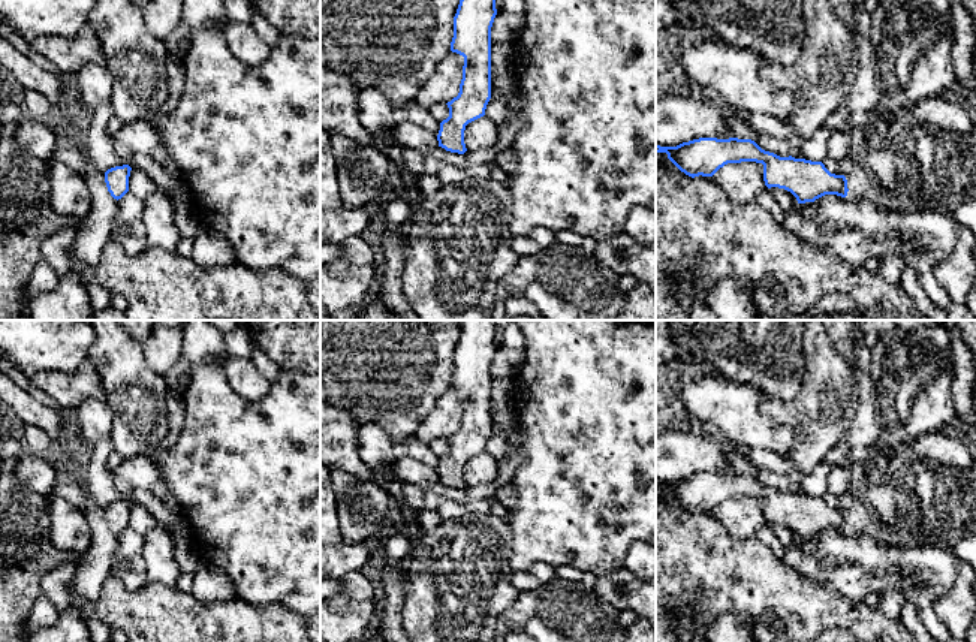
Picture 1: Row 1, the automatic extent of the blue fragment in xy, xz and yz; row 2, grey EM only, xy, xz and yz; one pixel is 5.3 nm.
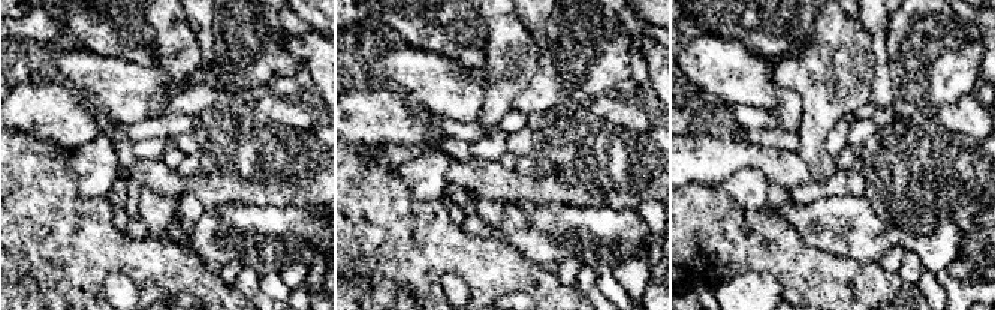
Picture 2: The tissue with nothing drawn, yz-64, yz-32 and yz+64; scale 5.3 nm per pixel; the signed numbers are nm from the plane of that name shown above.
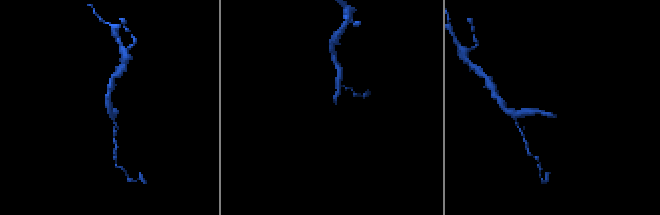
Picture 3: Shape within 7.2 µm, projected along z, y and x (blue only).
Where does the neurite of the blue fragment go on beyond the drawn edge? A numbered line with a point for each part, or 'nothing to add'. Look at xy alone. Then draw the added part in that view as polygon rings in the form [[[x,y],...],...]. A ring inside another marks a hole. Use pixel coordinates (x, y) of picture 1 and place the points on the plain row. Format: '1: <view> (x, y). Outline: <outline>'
nothing to add

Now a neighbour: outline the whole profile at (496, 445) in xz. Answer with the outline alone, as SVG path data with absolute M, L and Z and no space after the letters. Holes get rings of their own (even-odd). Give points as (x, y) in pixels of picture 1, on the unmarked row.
M492 403L491 434L487 440L485 450L491 453L497 462L501 461L507 452L504 428L510 424L512 419L512 409Z

